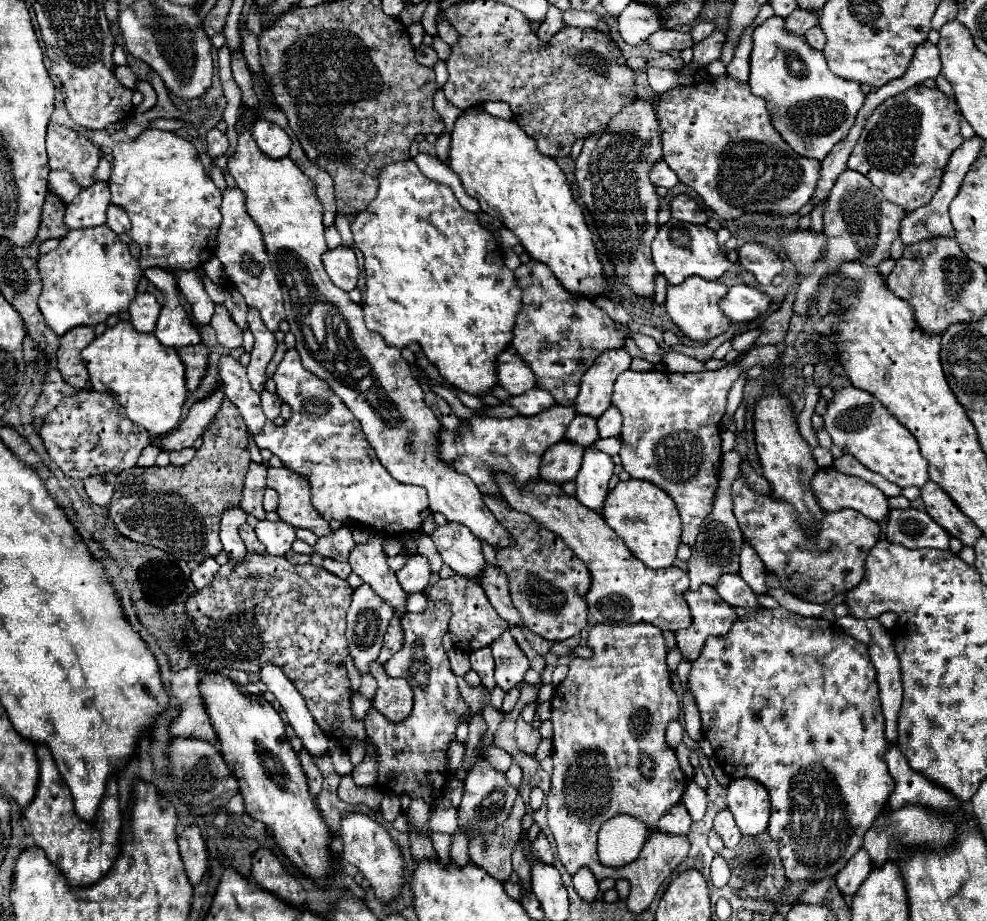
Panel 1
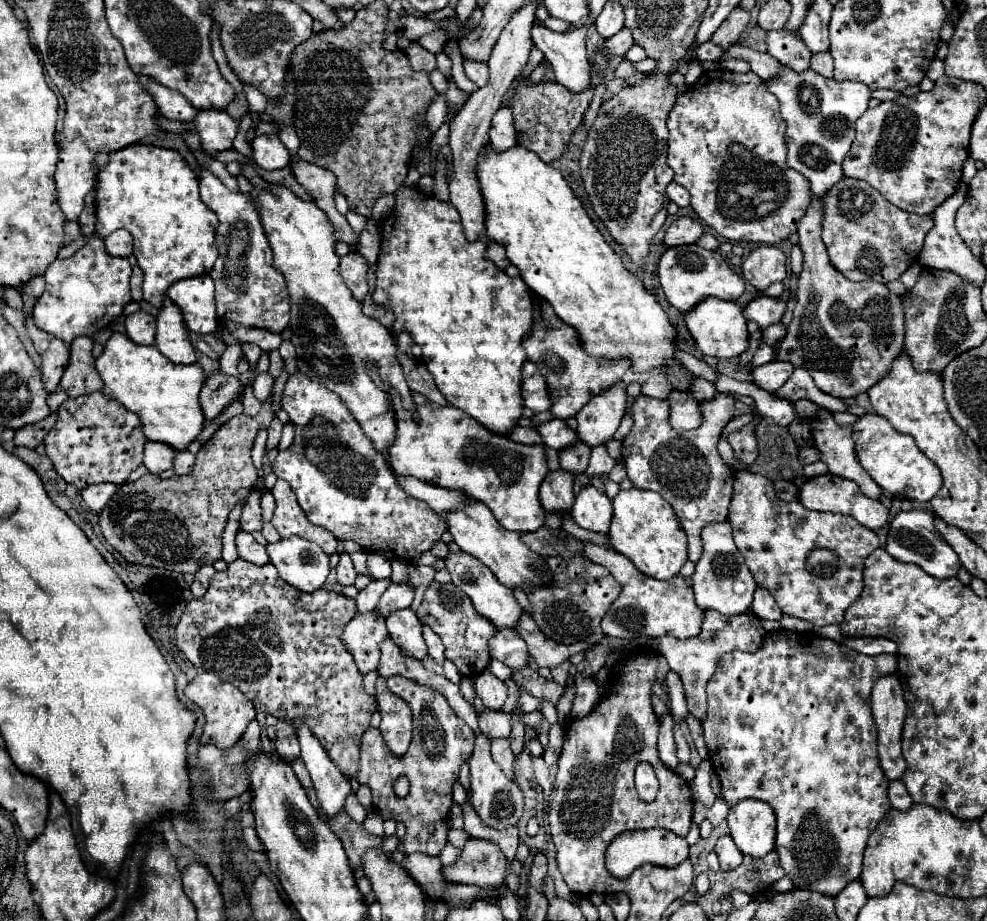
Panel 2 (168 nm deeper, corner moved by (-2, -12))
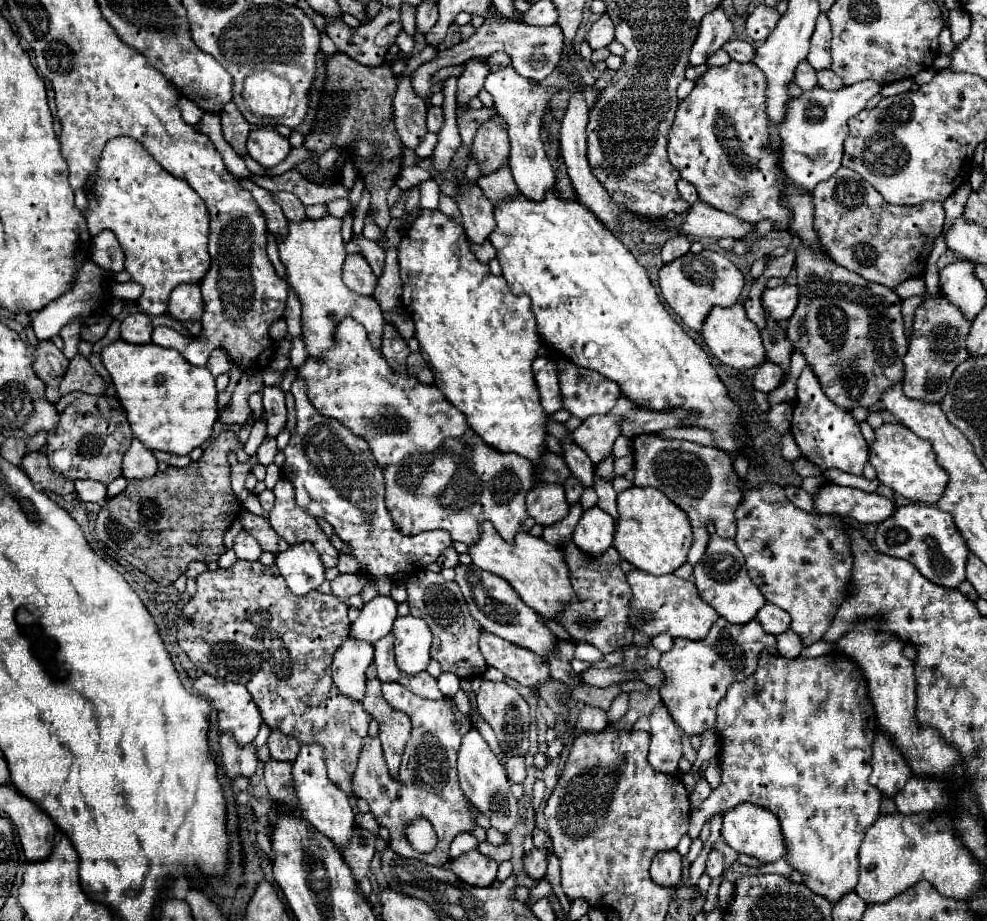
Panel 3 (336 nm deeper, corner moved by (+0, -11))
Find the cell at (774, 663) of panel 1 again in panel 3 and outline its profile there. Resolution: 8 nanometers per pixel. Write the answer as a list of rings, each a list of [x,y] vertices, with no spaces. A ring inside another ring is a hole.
[[[763,651],[759,655],[757,671],[745,681],[729,685],[725,697],[717,707],[717,739],[721,785],[703,801],[699,811],[691,811],[689,837],[697,839],[701,827],[711,815],[725,815],[739,803],[755,803],[773,811],[781,823],[785,839],[787,863],[803,873],[803,883],[817,895],[837,903],[845,893],[853,891],[859,877],[859,845],[865,829],[873,825],[881,809],[881,791],[869,783],[871,775],[871,745],[875,727],[871,731],[871,699],[865,677],[861,677],[859,695],[859,667],[843,653],[833,653],[815,659],[787,659]]]

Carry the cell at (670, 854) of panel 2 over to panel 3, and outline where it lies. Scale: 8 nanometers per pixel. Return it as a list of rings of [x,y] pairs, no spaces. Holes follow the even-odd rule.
[[[677,849],[671,851],[659,851],[653,857],[651,863],[651,877],[659,885],[675,885],[681,881],[681,861],[683,857],[679,855]]]

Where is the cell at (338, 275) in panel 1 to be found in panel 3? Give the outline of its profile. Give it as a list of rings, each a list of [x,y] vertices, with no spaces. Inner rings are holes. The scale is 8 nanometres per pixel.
[[[347,255],[343,265],[343,283],[359,293],[359,295],[371,295],[375,287],[375,275],[371,271],[371,265],[365,261],[363,255]]]

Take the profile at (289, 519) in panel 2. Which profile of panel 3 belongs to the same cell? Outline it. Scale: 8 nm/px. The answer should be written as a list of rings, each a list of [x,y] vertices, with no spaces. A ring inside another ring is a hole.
[[[279,479],[273,493],[275,493],[277,501],[269,513],[269,523],[277,531],[277,535],[283,537],[289,545],[301,543],[301,541],[311,541],[317,547],[323,565],[327,569],[335,567],[337,555],[339,555],[337,549],[325,537],[319,523],[313,517],[309,517],[309,513],[305,513],[305,509],[295,505],[293,485],[287,479]]]

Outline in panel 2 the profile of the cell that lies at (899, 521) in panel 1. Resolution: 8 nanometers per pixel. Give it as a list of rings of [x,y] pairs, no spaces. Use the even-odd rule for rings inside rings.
[[[907,510],[899,512],[893,522],[889,524],[889,534],[887,534],[887,544],[885,550],[899,562],[911,562],[921,566],[927,574],[935,578],[953,578],[957,576],[961,562],[955,554],[955,550],[943,540],[943,536],[937,534],[937,528],[933,524],[935,514],[925,512],[925,510]]]

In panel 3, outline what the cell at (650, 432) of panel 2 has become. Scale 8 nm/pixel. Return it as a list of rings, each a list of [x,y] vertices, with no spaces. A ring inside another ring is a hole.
[[[643,433],[631,439],[635,459],[635,485],[655,487],[681,507],[693,529],[693,547],[687,561],[697,565],[707,547],[707,523],[711,521],[721,537],[735,537],[735,509],[743,497],[743,481],[733,471],[733,459],[725,451],[683,439],[665,439],[657,433]]]

